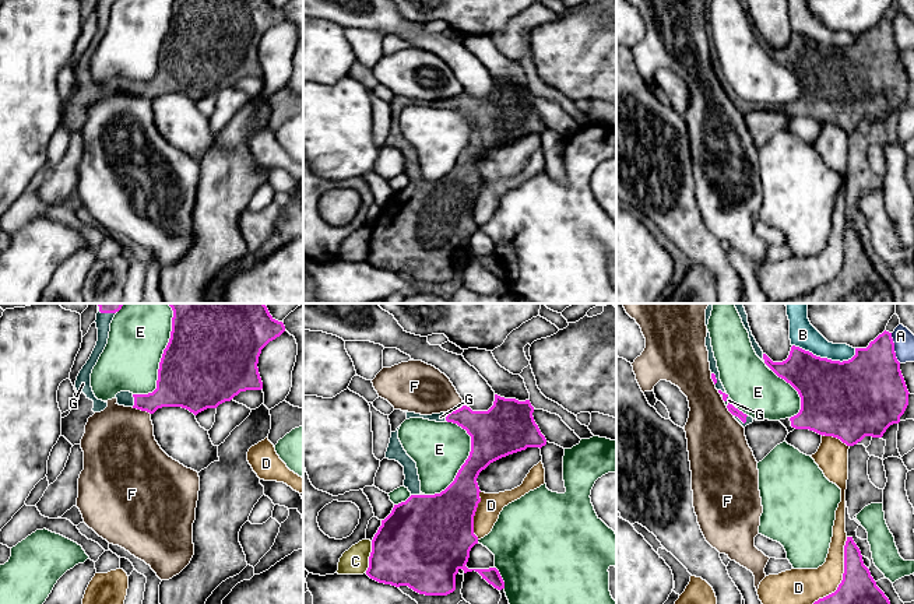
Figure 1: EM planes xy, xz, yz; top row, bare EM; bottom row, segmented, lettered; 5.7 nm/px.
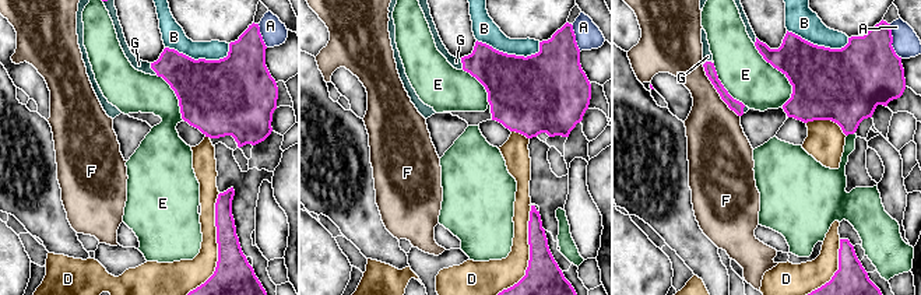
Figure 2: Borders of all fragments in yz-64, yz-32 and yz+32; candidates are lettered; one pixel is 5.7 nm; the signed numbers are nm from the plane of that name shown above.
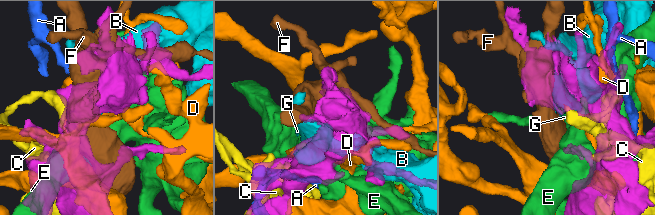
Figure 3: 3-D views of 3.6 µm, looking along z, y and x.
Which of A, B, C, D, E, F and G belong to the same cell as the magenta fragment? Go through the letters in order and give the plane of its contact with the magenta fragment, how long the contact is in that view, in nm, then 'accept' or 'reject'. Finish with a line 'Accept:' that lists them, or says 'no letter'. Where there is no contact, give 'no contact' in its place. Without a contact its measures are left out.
A: yz | 190 nm | reject
B: yz | 380 nm | reject
C: xz | 190 nm | reject
D: yz | 440 nm | reject
E: xy | 550 nm | reject
F: xy | 120 nm | reject
G: xy | 70 nm | accept
Accept: G

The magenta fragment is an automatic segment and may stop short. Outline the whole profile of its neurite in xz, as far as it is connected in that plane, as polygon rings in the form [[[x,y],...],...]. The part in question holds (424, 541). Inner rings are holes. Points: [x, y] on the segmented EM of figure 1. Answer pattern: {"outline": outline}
{"outline": [[[495,394],[488,411],[470,407],[421,415],[394,410],[386,459],[404,467],[404,487],[411,496],[394,505],[372,540],[366,575],[384,584],[408,586],[425,596],[447,596],[456,590],[460,569],[478,572],[495,589],[505,589],[496,568],[468,569],[471,548],[478,544],[474,516],[481,502],[477,478],[491,463],[527,447],[546,445],[532,417],[530,400],[518,401]],[[409,418],[453,422],[471,436],[471,452],[454,481],[440,494],[422,495],[416,463],[400,439],[400,425]]]}

